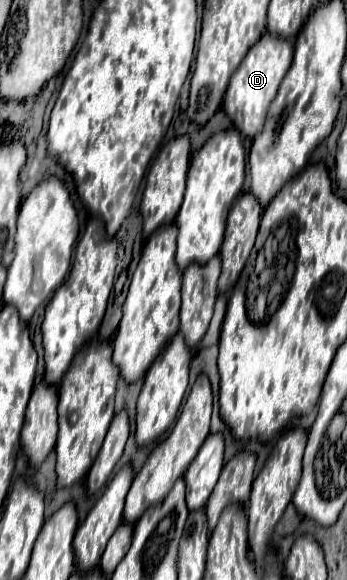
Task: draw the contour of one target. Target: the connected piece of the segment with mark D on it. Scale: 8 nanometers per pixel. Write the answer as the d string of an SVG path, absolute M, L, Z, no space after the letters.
M265 33L249 49L247 57L241 61L239 69L233 73L229 81L229 89L225 93L223 109L243 135L255 137L263 129L263 119L267 119L267 107L271 105L271 99L275 99L279 91L279 83L283 81L283 75L289 71L291 59L293 59L293 43L289 43L283 37L273 37Z

